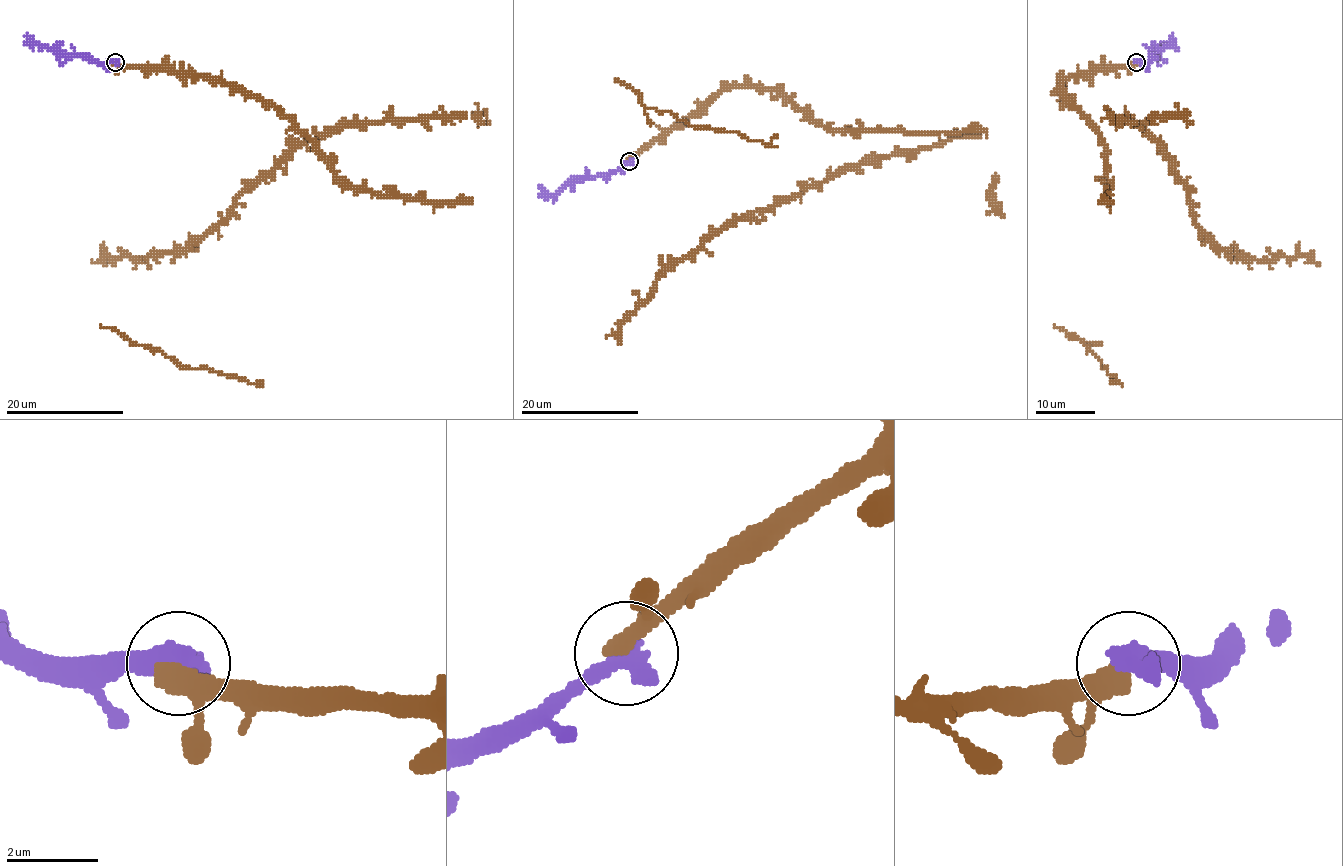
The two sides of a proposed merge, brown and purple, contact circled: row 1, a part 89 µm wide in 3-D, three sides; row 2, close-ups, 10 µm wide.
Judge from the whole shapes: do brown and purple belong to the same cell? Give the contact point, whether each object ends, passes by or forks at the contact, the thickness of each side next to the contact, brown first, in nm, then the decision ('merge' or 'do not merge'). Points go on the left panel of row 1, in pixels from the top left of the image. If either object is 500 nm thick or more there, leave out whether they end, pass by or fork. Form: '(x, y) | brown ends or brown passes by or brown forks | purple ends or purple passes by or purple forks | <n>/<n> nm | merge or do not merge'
(115, 62) | 360/600 nm | merge

